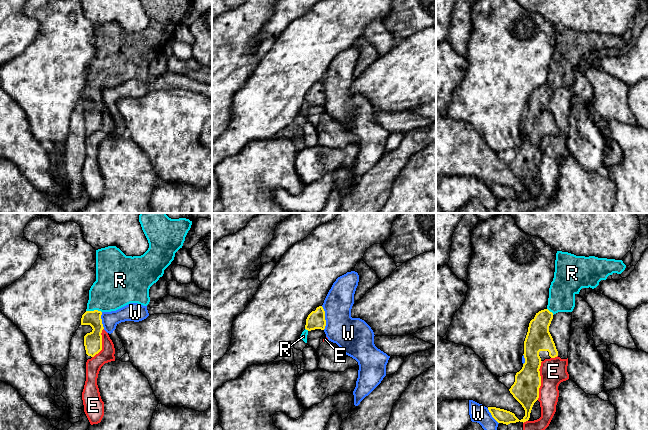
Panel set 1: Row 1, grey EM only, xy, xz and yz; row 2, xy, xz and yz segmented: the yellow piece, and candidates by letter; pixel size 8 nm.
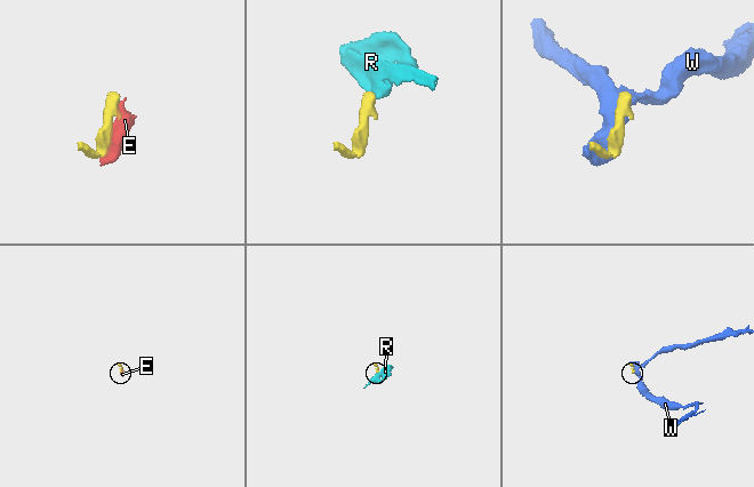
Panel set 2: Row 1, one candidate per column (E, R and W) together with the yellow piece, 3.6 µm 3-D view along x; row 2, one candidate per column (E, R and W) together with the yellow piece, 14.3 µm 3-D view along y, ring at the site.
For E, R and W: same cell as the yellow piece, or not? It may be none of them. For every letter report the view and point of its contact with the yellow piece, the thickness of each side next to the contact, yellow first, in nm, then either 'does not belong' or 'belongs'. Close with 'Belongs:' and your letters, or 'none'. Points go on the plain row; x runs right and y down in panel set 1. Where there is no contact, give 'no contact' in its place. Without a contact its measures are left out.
E: contact yz (540, 156); calibres 220 and 220 nm; does not belong
R: contact xy (94, 86); calibres 140 and 340 nm; belongs
W: contact xz (324, 94); calibres 140 and 280 nm; does not belong
Belongs: R

